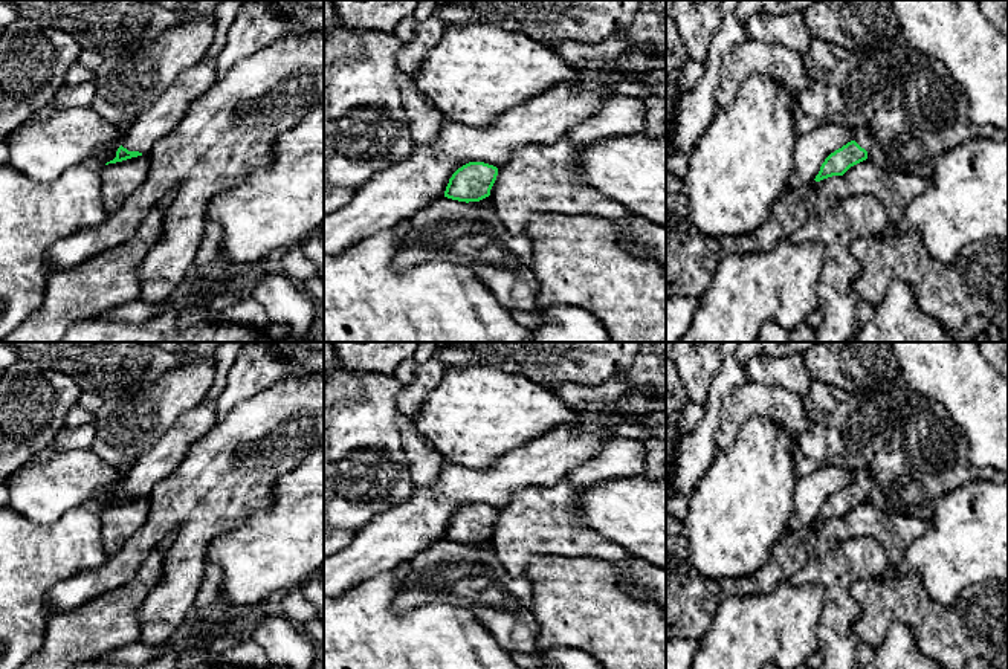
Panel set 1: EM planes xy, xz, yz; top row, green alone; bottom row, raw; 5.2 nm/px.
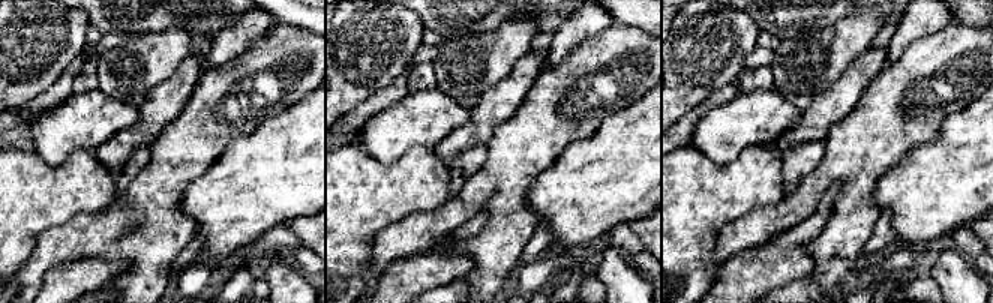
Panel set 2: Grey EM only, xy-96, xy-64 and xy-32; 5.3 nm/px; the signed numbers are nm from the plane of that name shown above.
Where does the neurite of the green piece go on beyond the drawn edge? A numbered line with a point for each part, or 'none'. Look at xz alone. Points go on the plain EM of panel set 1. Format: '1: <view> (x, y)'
none

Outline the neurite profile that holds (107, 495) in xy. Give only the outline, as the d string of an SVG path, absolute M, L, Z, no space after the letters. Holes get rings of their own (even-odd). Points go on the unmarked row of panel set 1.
M118 481L116 484L107 487L107 489L102 489L101 492L96 493L92 504L96 509L104 509L107 504L110 504L116 499L116 493L119 489L121 489L121 481Z

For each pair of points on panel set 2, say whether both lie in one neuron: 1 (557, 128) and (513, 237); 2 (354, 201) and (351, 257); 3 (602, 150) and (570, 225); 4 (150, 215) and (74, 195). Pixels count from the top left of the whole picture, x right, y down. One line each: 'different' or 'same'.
1: same
2: same
3: same
4: different

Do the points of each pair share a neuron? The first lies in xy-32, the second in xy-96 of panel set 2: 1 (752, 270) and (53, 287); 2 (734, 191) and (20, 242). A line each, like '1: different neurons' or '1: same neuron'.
1: same neuron
2: same neuron

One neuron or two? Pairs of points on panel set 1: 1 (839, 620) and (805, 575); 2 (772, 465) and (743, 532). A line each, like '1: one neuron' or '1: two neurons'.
1: one neuron
2: one neuron

